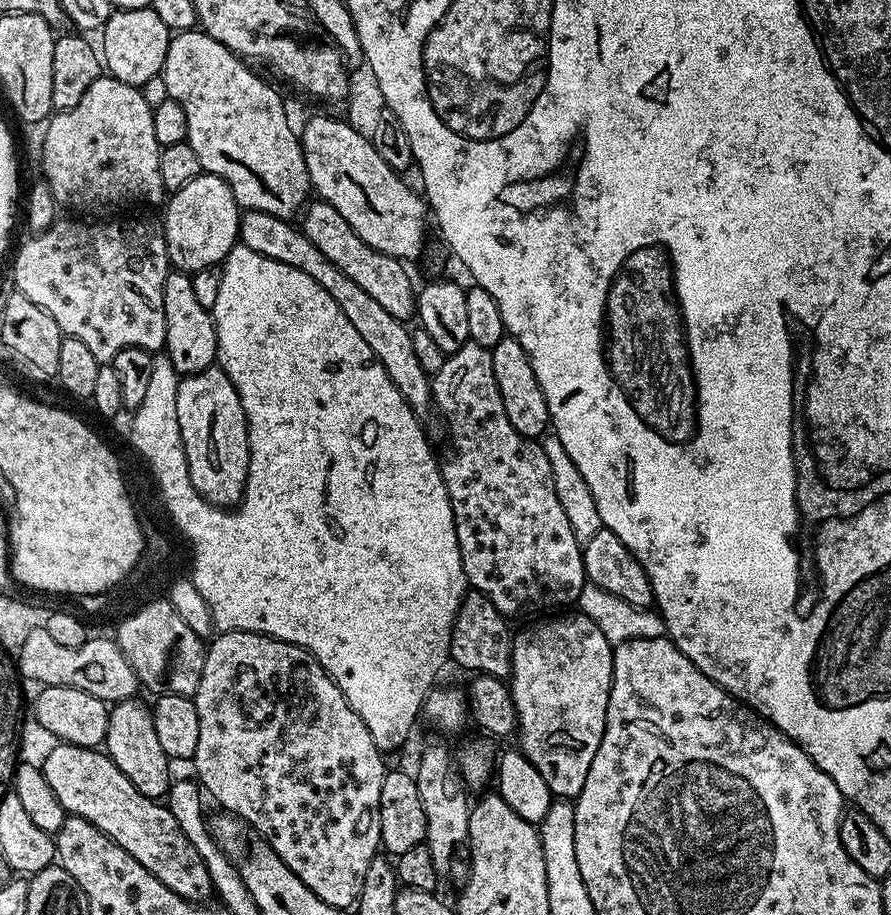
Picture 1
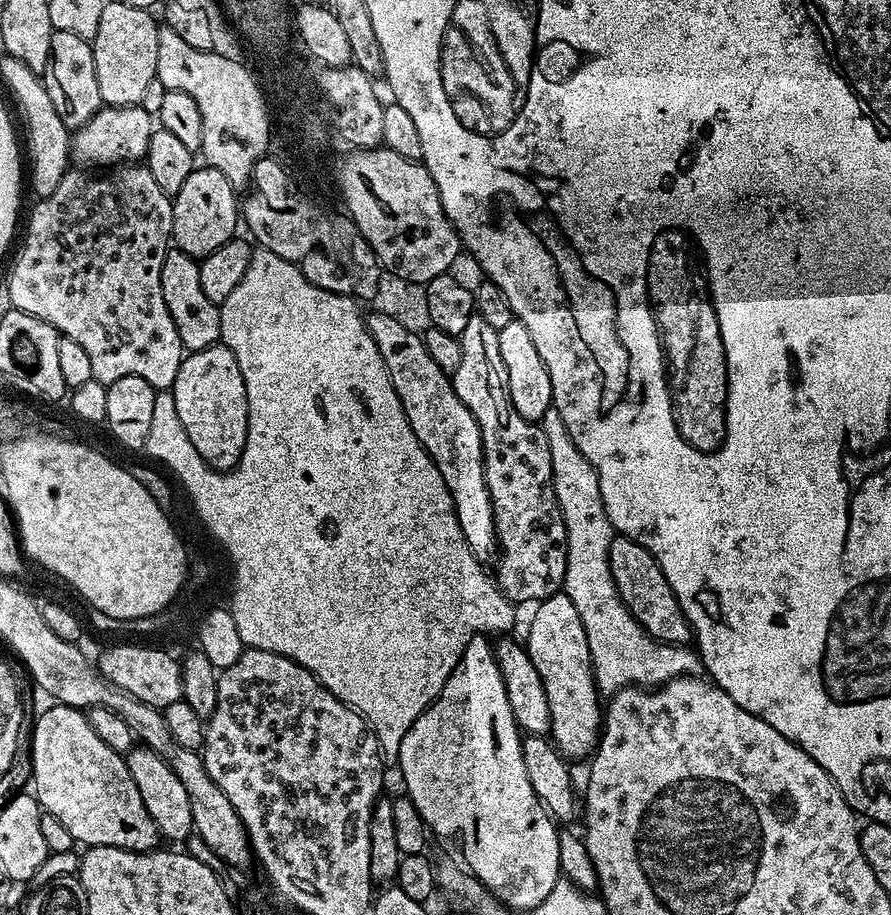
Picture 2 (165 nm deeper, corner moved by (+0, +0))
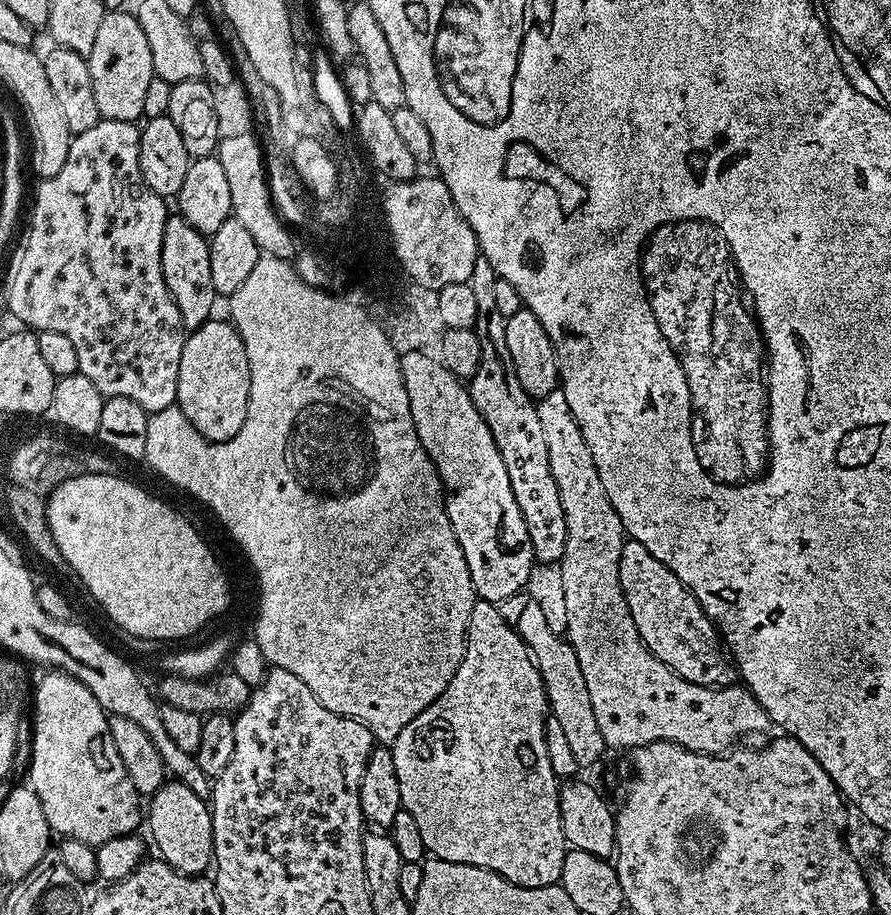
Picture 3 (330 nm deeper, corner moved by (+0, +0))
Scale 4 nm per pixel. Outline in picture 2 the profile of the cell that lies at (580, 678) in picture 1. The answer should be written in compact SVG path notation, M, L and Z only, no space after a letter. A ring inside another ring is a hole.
M563 590L539 601L532 610L526 649L534 670L542 674L542 686L546 686L552 727L550 739L561 756L569 761L583 760L591 757L600 743L602 693L596 687L590 645L586 642L586 630L582 630L582 618L578 618L578 609Z

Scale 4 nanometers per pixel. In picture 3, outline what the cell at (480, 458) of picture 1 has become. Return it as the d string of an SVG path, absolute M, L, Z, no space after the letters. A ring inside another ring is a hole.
M477 255L472 277L468 285L474 290L474 298L478 301L478 318L474 331L481 342L481 360L474 372L467 390L480 417L490 426L494 434L494 442L498 446L498 454L502 454L502 462L506 466L506 474L510 474L510 490L514 490L514 502L522 510L522 518L526 522L526 530L530 534L532 555L537 561L555 565L564 557L566 550L566 514L562 514L562 498L558 498L558 486L554 486L554 474L550 474L550 454L546 450L546 437L542 435L542 422L538 422L538 410L531 396L522 390L522 382L518 382L518 374L514 374L514 362L510 362L510 349L506 347L506 317L498 314L494 306L494 282L498 279L494 266L486 257Z

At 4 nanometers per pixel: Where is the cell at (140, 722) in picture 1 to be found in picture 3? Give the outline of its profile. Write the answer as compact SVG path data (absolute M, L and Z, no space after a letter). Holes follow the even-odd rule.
M169 779L146 804L146 828L156 843L159 859L187 876L209 871L212 858L212 809L205 797L194 794L190 786Z

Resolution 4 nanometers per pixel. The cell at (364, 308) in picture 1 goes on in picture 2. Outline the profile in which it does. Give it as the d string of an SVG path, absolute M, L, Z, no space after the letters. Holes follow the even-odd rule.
M377 310L367 313L366 323L370 338L374 338L374 346L378 346L378 354L382 354L382 362L386 362L390 382L394 382L394 390L402 402L410 430L414 430L426 454L430 454L438 466L438 474L442 474L442 482L446 482L450 490L450 498L458 514L458 526L462 526L462 534L470 550L481 562L491 561L498 552L496 527L490 490L486 490L482 434L474 414L462 406L462 398L458 398L450 376L430 358L421 333L408 330L395 318Z

